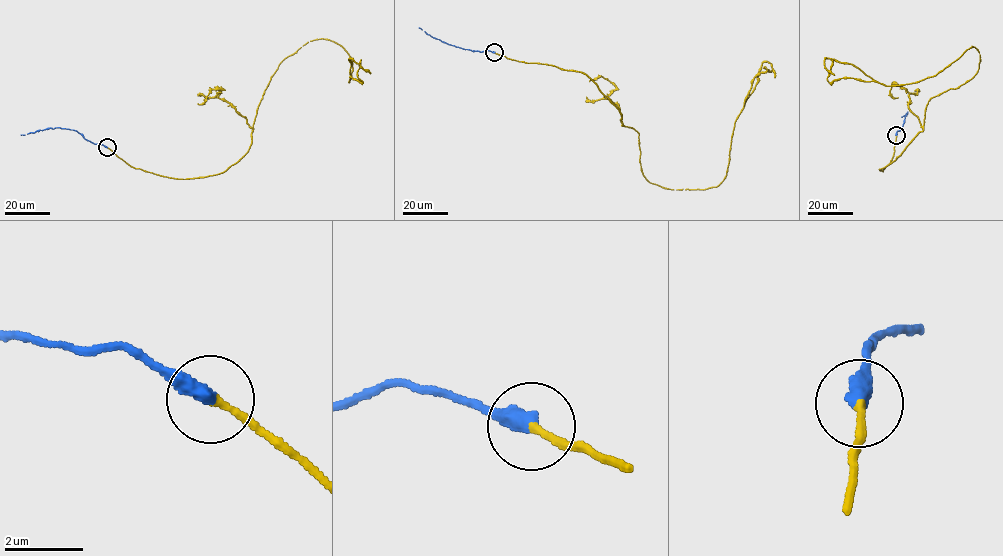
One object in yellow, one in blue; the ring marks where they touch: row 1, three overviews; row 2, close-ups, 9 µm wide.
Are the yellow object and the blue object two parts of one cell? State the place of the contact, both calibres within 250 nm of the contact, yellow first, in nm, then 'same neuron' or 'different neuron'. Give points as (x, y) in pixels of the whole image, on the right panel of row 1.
place (896, 135); calibres 180 and 460 nm; same neuron

